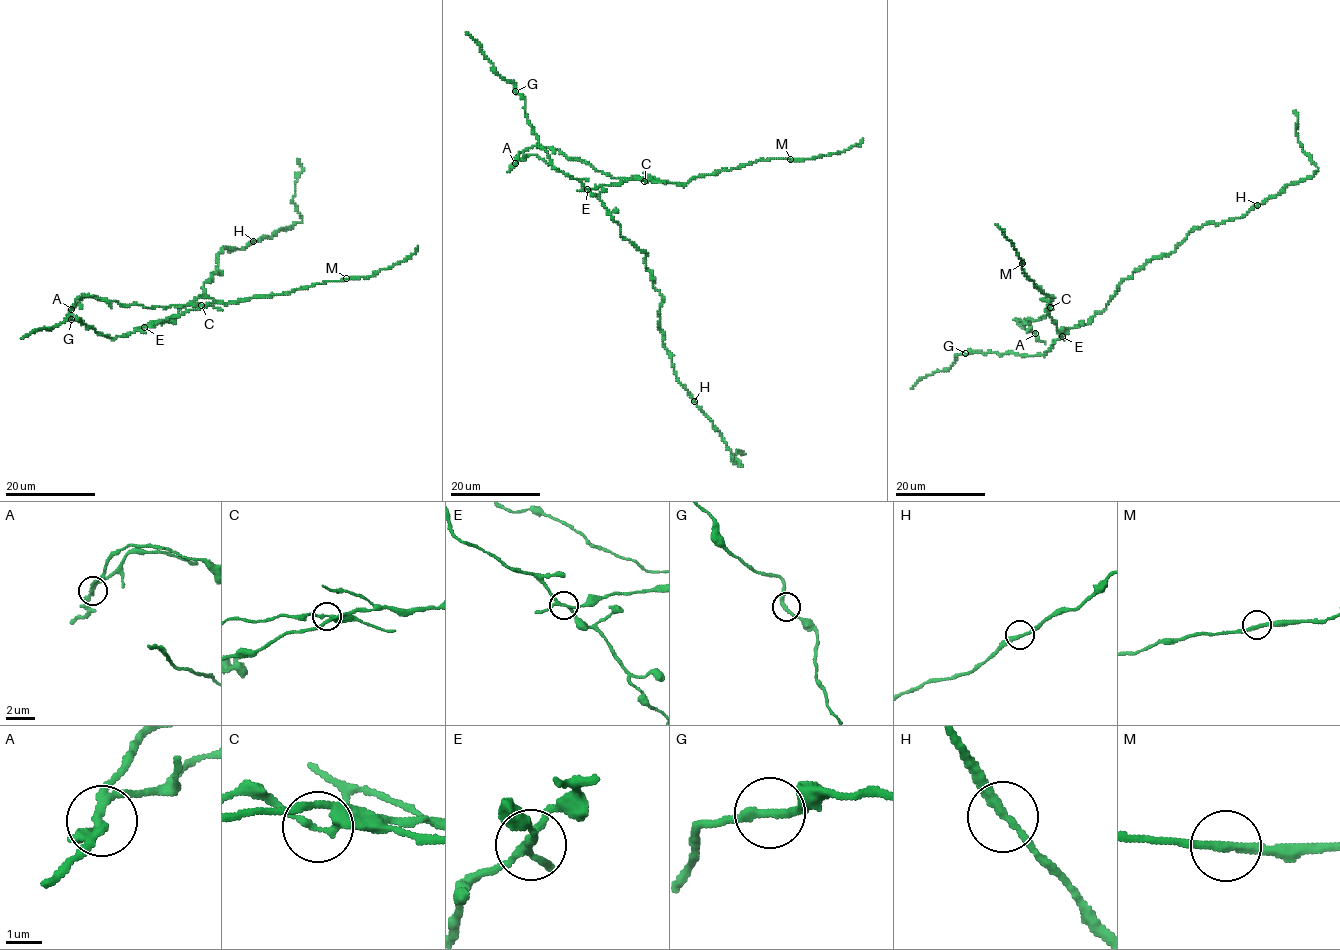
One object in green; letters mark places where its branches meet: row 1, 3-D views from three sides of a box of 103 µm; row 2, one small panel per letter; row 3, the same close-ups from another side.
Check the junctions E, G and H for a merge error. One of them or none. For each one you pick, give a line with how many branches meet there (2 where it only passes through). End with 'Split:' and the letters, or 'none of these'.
E: Branches: 4
Split: E

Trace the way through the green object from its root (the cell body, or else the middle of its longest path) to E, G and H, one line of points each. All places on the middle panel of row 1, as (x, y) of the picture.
E: (624, 239), (621, 226), (604, 204), (587, 189)
G: (624, 239), (621, 226), (596, 195), (577, 179), (552, 166), (529, 123), (524, 100), (515, 91)
H: (624, 239), (647, 255), (645, 266), (662, 299), (659, 312), (663, 344), (671, 355), (677, 380), (694, 401)

